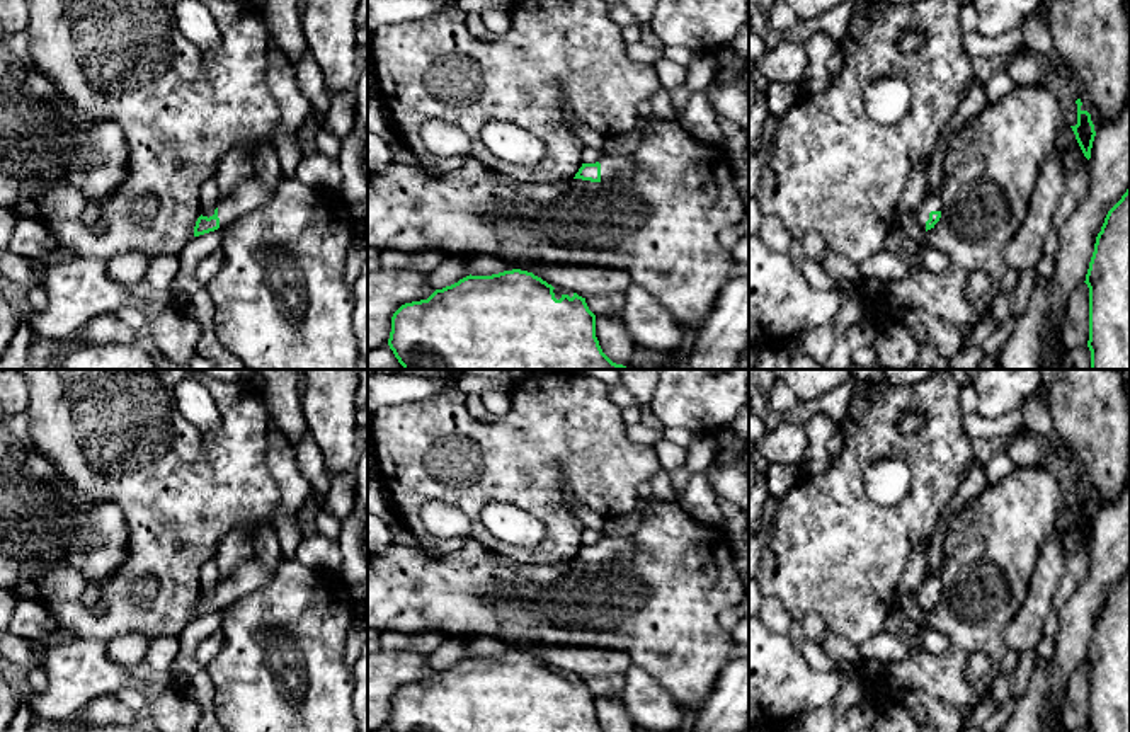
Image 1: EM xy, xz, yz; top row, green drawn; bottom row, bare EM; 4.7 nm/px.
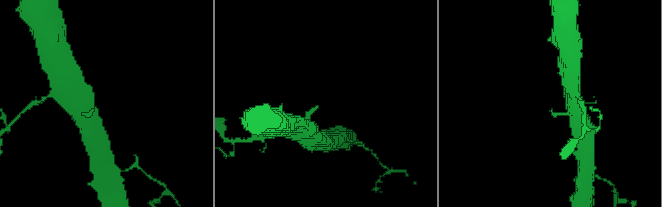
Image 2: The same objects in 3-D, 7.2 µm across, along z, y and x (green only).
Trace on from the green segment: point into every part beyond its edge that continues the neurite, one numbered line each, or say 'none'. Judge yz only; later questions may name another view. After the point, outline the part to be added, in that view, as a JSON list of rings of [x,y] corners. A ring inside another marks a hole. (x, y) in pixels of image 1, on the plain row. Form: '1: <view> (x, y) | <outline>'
1: yz (931, 583) | [[[934,572],[924,577],[922,584],[917,589],[917,601],[926,611],[926,603],[929,601],[931,592],[941,592],[943,591],[943,582],[941,582],[941,574]]]

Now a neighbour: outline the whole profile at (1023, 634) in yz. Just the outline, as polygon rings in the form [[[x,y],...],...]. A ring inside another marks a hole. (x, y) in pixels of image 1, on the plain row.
[[[1052,533],[1042,546],[1023,606],[1004,628],[1007,650],[1019,655],[1036,650],[1043,638],[1047,616],[1052,613],[1057,586],[1067,567],[1067,557],[1069,553],[1062,536]]]

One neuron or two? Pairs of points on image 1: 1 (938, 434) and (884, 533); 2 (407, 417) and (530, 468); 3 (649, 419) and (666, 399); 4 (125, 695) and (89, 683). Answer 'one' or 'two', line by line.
1: one
2: one
3: two
4: two

